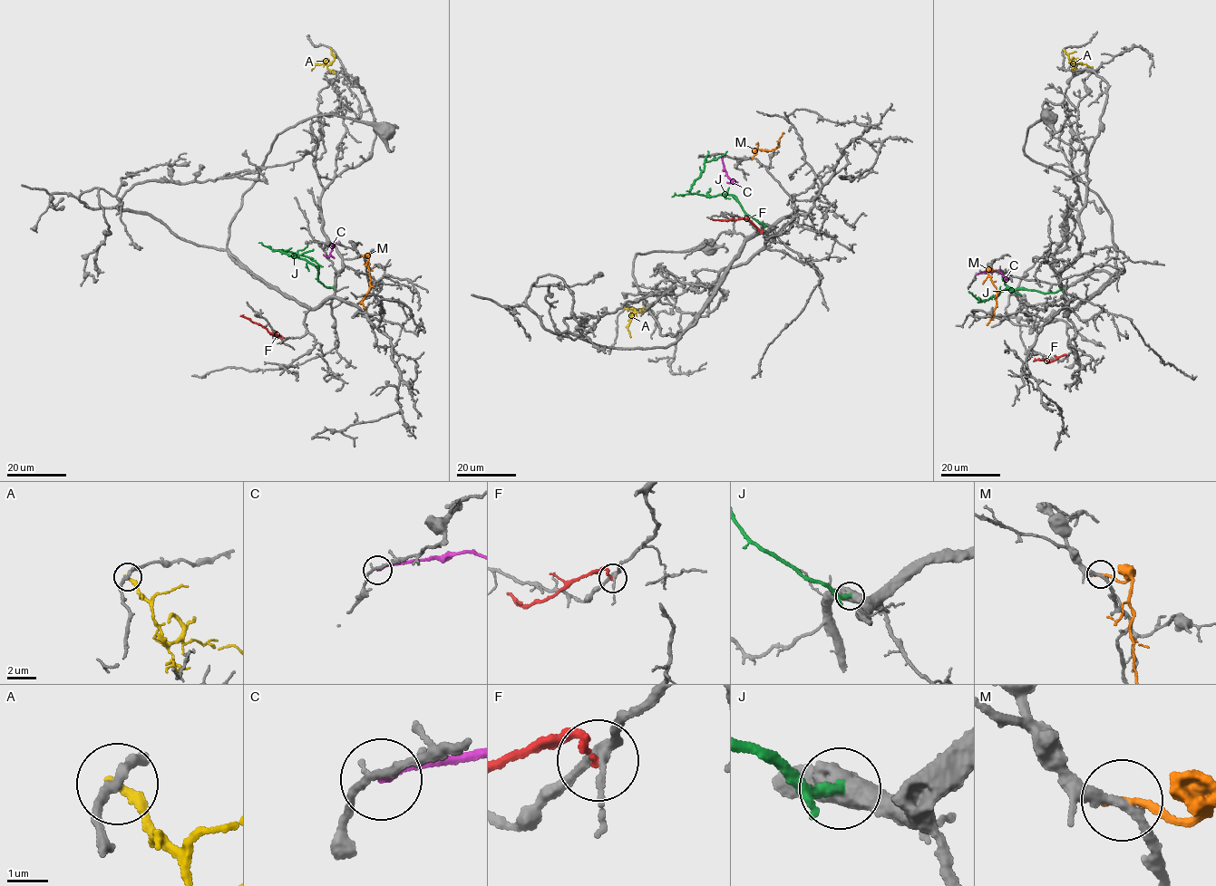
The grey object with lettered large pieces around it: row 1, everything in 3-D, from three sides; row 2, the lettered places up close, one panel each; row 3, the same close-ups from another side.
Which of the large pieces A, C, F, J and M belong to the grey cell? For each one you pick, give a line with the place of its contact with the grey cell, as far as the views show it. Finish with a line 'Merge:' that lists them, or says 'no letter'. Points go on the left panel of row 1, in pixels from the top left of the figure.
Merge: no letter

